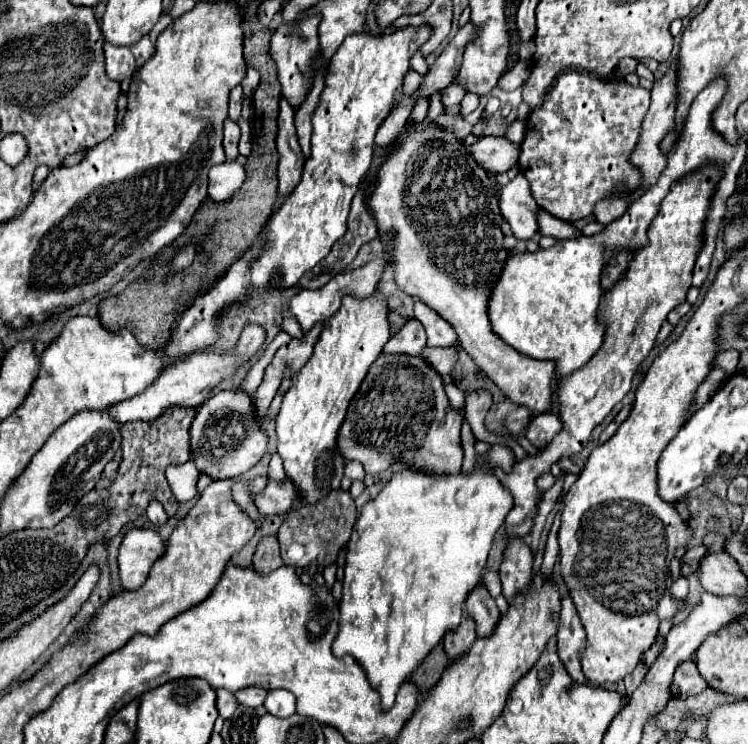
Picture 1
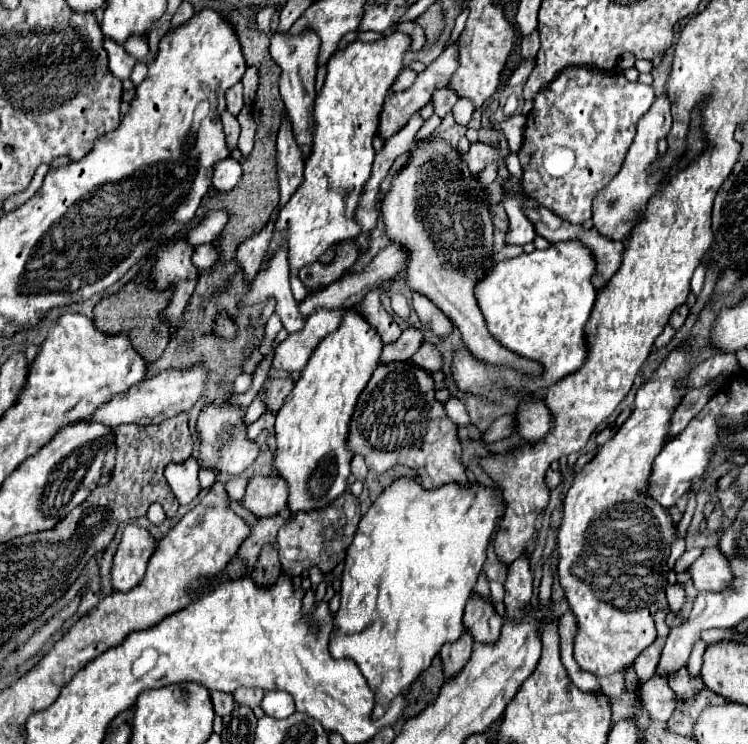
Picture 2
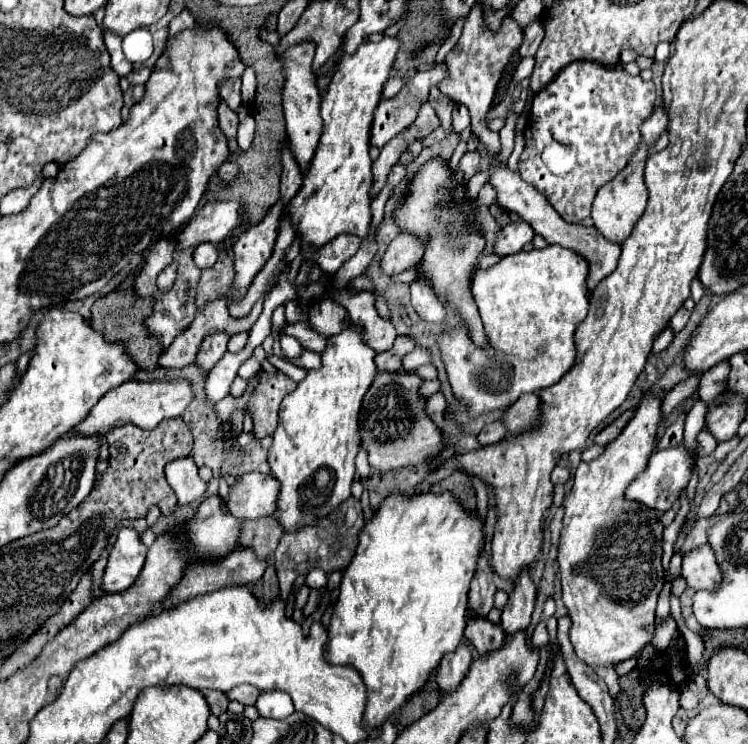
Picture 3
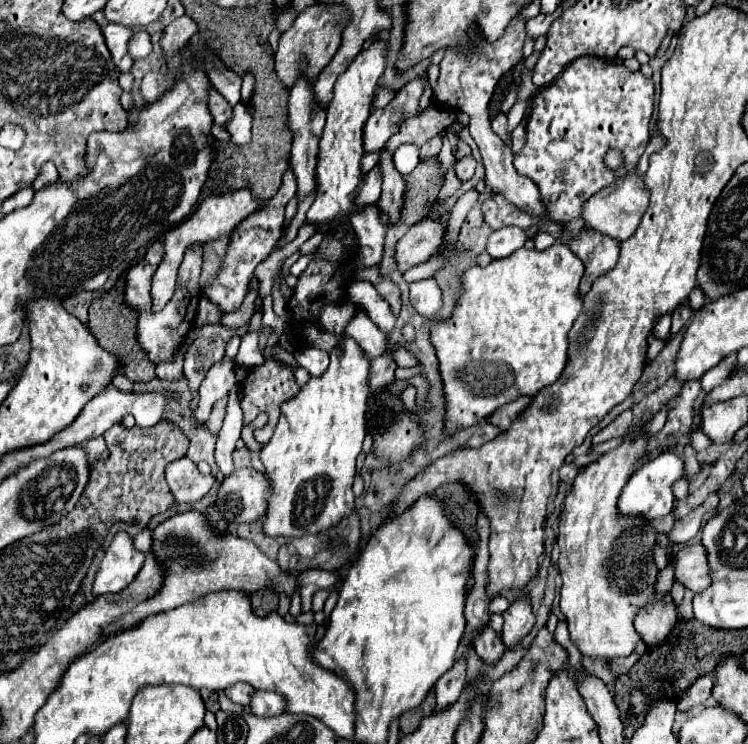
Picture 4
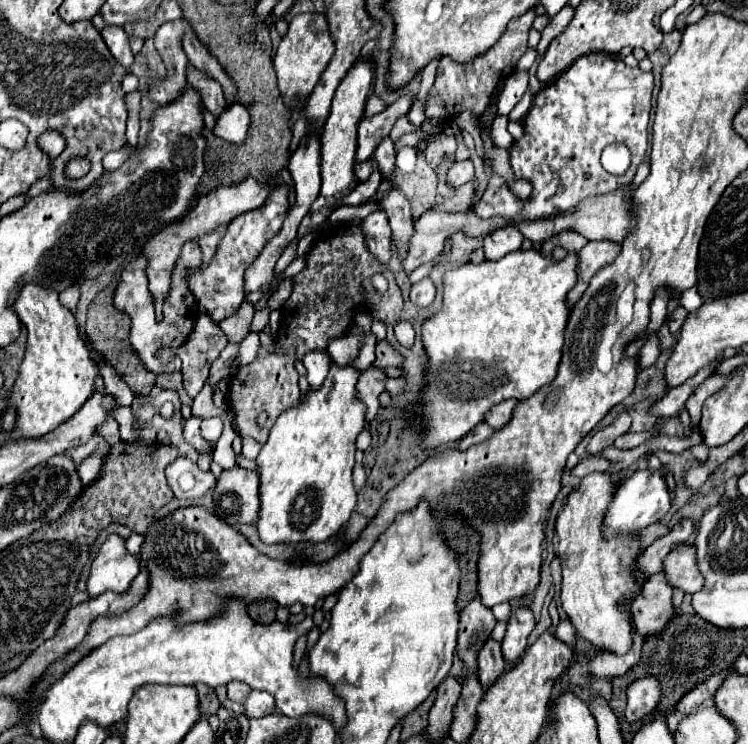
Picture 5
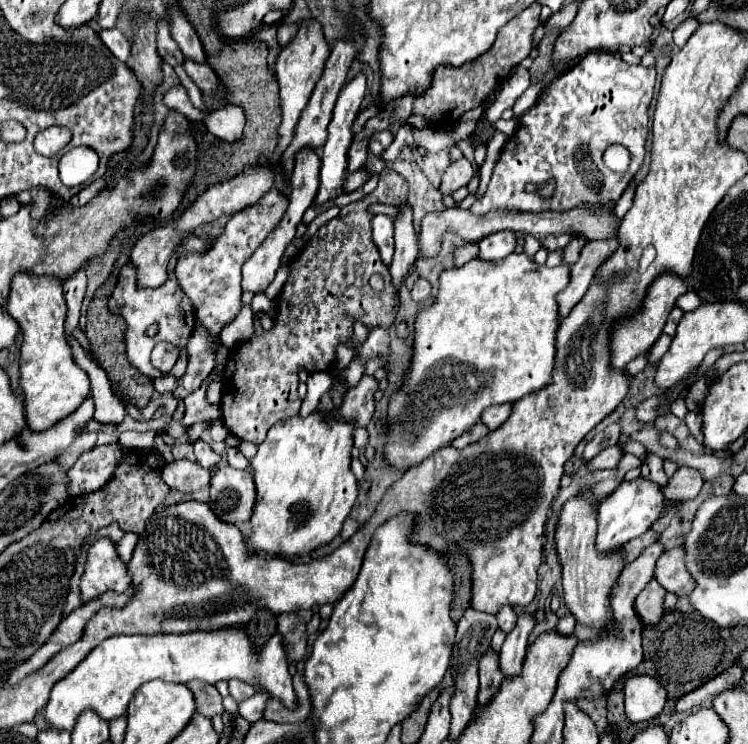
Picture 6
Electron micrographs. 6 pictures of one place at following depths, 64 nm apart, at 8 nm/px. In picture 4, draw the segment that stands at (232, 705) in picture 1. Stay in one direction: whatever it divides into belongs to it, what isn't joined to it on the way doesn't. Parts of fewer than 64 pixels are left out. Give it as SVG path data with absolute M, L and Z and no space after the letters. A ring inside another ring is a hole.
M200 690L200 696L202 696L202 700L204 700L204 704L206 704L206 710L210 710L210 712L216 712L216 710L220 710L220 706L218 706L218 694L216 692L210 692L210 690Z

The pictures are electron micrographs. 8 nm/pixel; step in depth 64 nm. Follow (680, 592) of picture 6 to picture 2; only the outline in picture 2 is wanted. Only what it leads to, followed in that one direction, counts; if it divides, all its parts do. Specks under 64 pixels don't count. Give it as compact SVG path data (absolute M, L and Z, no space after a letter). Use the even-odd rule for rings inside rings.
M704 548L702 554L688 566L696 590L724 590L732 580L728 570L728 560L720 554L718 548Z

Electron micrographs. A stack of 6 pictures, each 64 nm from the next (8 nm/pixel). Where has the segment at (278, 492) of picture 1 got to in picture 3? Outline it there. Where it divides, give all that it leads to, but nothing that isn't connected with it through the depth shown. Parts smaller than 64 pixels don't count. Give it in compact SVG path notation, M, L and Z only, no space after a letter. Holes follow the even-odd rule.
M246 472L230 486L228 498L224 498L226 510L240 520L256 520L274 514L278 482L270 474Z

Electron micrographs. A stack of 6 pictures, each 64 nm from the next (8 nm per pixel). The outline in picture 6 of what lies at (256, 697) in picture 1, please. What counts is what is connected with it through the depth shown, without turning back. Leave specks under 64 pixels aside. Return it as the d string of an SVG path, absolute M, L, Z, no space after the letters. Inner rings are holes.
M230 680L230 682L228 682L228 688L230 688L230 696L232 696L236 702L242 702L244 698L250 698L250 696L256 692L256 688L254 688L252 684L242 682L242 680Z

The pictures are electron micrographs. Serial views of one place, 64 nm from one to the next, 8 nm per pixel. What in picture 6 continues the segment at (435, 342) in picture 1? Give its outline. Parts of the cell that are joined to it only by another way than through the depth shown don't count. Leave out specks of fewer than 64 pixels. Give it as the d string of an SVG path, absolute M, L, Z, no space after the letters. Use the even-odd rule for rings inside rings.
M418 278L416 284L414 284L414 288L412 288L412 298L416 302L422 302L422 300L426 300L430 296L430 290L432 290L430 288L430 282L424 280L424 278Z

